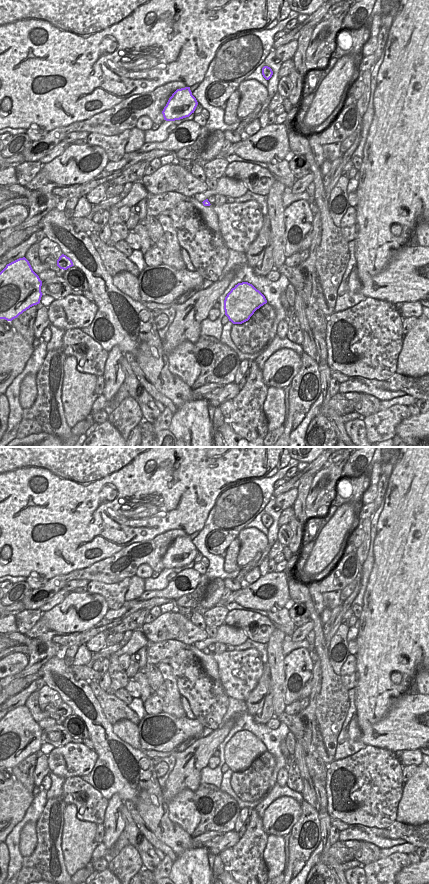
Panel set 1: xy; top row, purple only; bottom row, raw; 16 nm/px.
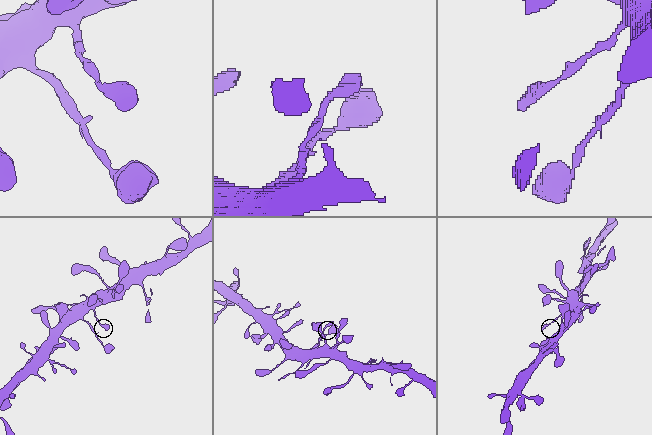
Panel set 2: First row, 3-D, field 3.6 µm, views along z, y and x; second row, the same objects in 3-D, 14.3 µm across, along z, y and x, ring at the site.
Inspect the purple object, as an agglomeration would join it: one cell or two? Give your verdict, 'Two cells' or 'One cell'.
One cell

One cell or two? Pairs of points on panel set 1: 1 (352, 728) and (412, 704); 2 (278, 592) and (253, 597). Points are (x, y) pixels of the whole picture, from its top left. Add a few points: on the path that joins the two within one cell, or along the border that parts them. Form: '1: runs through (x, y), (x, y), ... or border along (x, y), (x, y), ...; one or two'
1: border along (361, 732), (361, 740), (366, 745); two
2: runs through (272, 597), (265, 600), (259, 598); one

